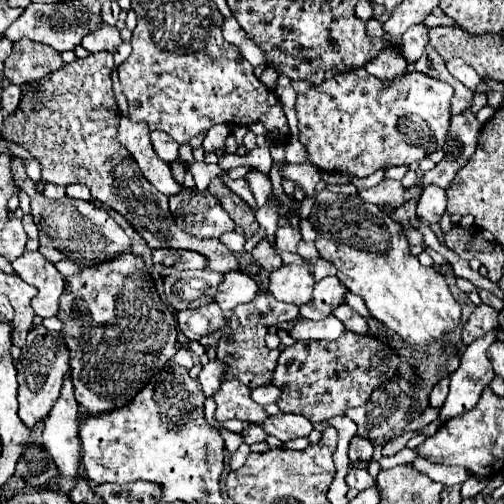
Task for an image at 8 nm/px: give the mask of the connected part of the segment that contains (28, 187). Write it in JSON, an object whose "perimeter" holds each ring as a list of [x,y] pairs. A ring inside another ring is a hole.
{"perimeter":[[[20,159],[12,161],[12,173],[16,185],[28,193],[32,201],[32,217],[40,231],[40,253],[48,257],[52,263],[66,259],[74,259],[80,267],[94,267],[102,261],[112,261],[122,253],[130,251],[130,239],[122,227],[104,211],[98,209],[92,201],[78,201],[78,199],[64,199],[54,201],[46,199],[42,193],[36,191],[34,181],[28,179],[24,165]]]}

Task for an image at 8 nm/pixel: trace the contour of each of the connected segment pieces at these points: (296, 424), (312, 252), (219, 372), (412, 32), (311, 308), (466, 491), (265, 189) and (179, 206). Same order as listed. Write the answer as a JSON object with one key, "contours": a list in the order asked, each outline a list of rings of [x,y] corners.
{"contours":[[[[278,413],[272,417],[266,417],[260,427],[268,433],[274,435],[276,439],[290,441],[296,437],[308,437],[308,433],[312,431],[312,421],[308,421],[302,415],[292,415],[292,413]]],[[[300,241],[296,253],[298,253],[302,259],[308,259],[308,261],[318,261],[318,259],[320,259],[320,253],[318,253],[318,249],[314,247],[314,243]]],[[[214,359],[202,367],[202,371],[198,375],[198,383],[202,385],[202,391],[204,391],[206,397],[212,397],[220,389],[224,371],[226,371],[226,367],[220,361],[214,361]]],[[[420,23],[420,25],[410,27],[410,29],[402,35],[402,39],[400,39],[400,51],[402,51],[402,55],[404,55],[404,59],[406,59],[408,63],[416,63],[416,61],[422,57],[424,45],[426,45],[426,41],[428,41],[426,29],[428,29],[428,27],[424,27],[424,25]]],[[[326,277],[326,279],[318,281],[314,285],[314,295],[312,295],[310,303],[300,307],[300,317],[318,321],[322,317],[332,315],[332,311],[344,301],[346,291],[348,289],[336,277]]],[[[470,475],[470,477],[468,477],[468,481],[462,485],[462,499],[468,499],[468,497],[478,495],[480,491],[484,491],[484,489],[486,489],[486,485],[488,485],[488,481],[478,479],[478,477]]],[[[248,171],[246,173],[246,181],[258,201],[258,207],[262,207],[268,199],[268,195],[272,193],[272,183],[270,183],[270,177],[266,173],[260,173],[260,171]]],[[[182,187],[178,195],[170,197],[170,213],[180,229],[200,239],[218,239],[236,227],[220,201],[208,191]]]]}

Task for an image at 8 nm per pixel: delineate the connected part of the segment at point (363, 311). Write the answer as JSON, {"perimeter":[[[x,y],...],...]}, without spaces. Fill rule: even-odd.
{"perimeter":[[[351,292],[347,293],[345,297],[345,302],[352,307],[356,312],[366,319],[371,318],[371,315],[363,301],[363,299],[357,295],[352,294]],[[352,294],[352,295],[349,295]]]}

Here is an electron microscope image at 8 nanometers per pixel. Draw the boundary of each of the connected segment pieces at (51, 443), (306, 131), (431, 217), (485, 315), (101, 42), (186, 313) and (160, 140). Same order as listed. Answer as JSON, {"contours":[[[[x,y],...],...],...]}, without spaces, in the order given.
{"contours":[[[[66,373],[62,393],[52,407],[50,417],[44,421],[44,445],[52,457],[56,457],[56,465],[62,471],[62,477],[74,477],[82,457],[76,417],[78,403],[74,401],[70,373]]],[[[352,69],[352,71],[344,71],[344,73],[338,73],[334,75],[332,79],[324,79],[320,85],[310,85],[310,89],[306,93],[298,93],[298,99],[296,99],[296,113],[298,113],[298,129],[300,129],[300,143],[306,147],[308,151],[308,161],[312,165],[316,165],[318,169],[322,171],[328,171],[328,173],[348,173],[348,175],[354,175],[354,177],[368,177],[372,175],[374,171],[378,169],[386,169],[386,167],[394,167],[394,165],[410,165],[412,161],[420,161],[424,159],[426,155],[430,155],[432,151],[436,149],[442,149],[444,145],[444,137],[448,133],[448,127],[450,127],[450,97],[452,97],[452,87],[440,79],[434,79],[426,73],[418,73],[418,71],[410,71],[394,81],[380,81],[376,77],[372,77],[366,69]]],[[[426,187],[418,201],[416,215],[424,223],[438,223],[446,211],[446,193],[440,187]]],[[[478,305],[474,309],[474,313],[470,315],[468,323],[462,327],[460,331],[460,339],[462,345],[470,345],[472,341],[484,337],[488,331],[498,327],[498,313],[494,313],[494,309],[490,309],[490,305]]],[[[102,25],[102,29],[86,35],[82,39],[82,47],[90,53],[100,53],[100,51],[108,51],[108,53],[116,53],[118,51],[118,45],[122,43],[122,37],[120,37],[120,31],[116,27],[110,27],[110,25]]],[[[206,303],[196,309],[176,311],[176,321],[178,321],[180,331],[188,339],[200,339],[206,333],[226,325],[226,321],[222,317],[222,309],[218,309],[218,305],[214,305],[214,303]]],[[[152,131],[150,133],[150,141],[152,141],[152,147],[156,151],[156,155],[164,161],[174,161],[176,155],[178,155],[178,143],[176,141],[170,141],[170,137],[166,137],[166,133],[158,133],[158,131]]]]}

